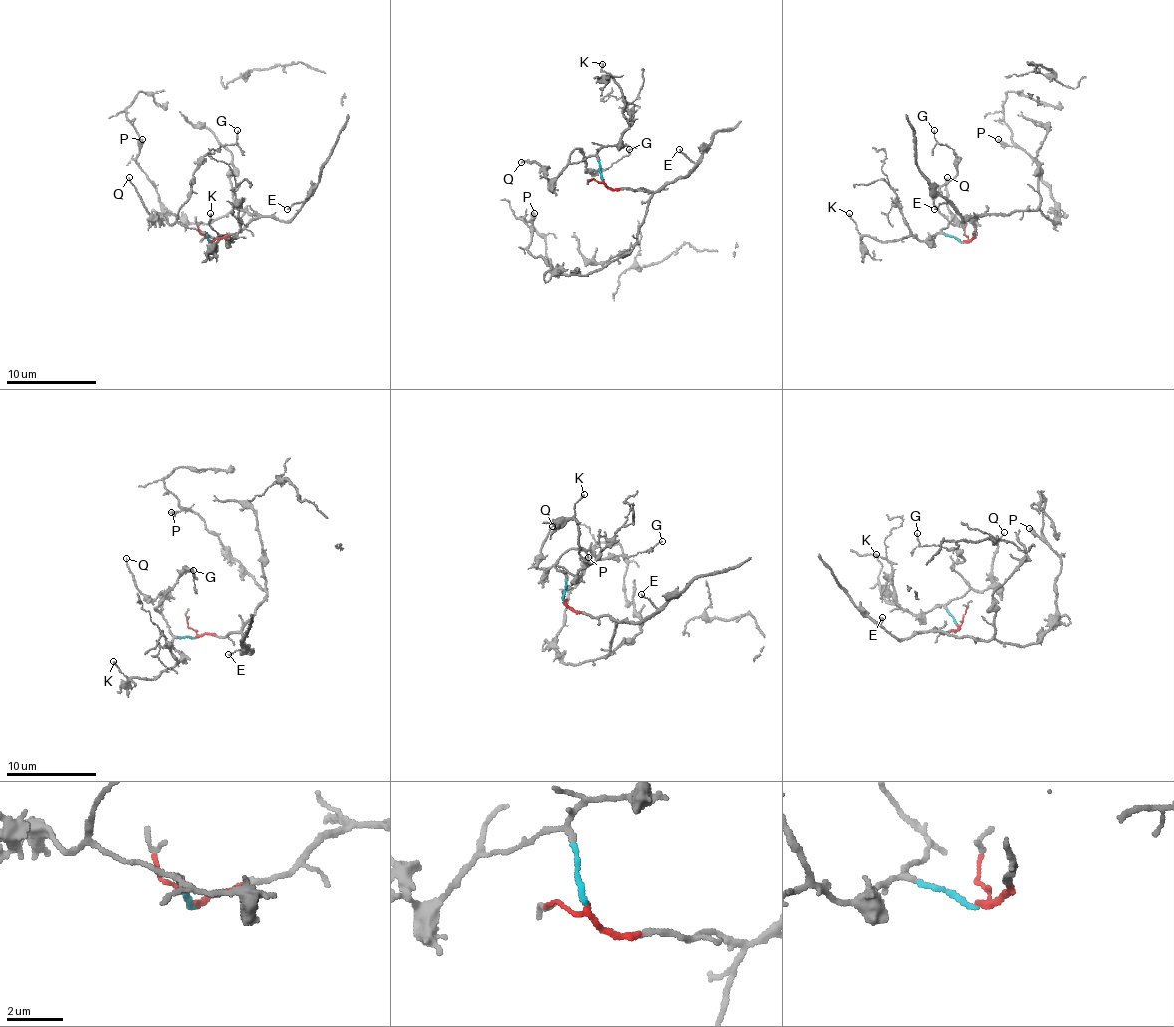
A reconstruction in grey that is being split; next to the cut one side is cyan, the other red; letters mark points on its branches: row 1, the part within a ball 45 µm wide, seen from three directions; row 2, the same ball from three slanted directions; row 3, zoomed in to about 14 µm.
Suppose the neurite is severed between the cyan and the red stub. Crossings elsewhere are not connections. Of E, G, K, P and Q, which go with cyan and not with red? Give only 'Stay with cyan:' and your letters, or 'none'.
Stay with cyan: G, K, Q

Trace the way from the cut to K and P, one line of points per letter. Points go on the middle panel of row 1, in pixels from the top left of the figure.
K: (603, 179), (596, 154), (619, 141), (628, 127), (623, 93), (612, 78), (601, 71), (603, 64)
P: (603, 179), (610, 188), (641, 188), (650, 197), (637, 244), (601, 269), (560, 275), (529, 251), (533, 212)

